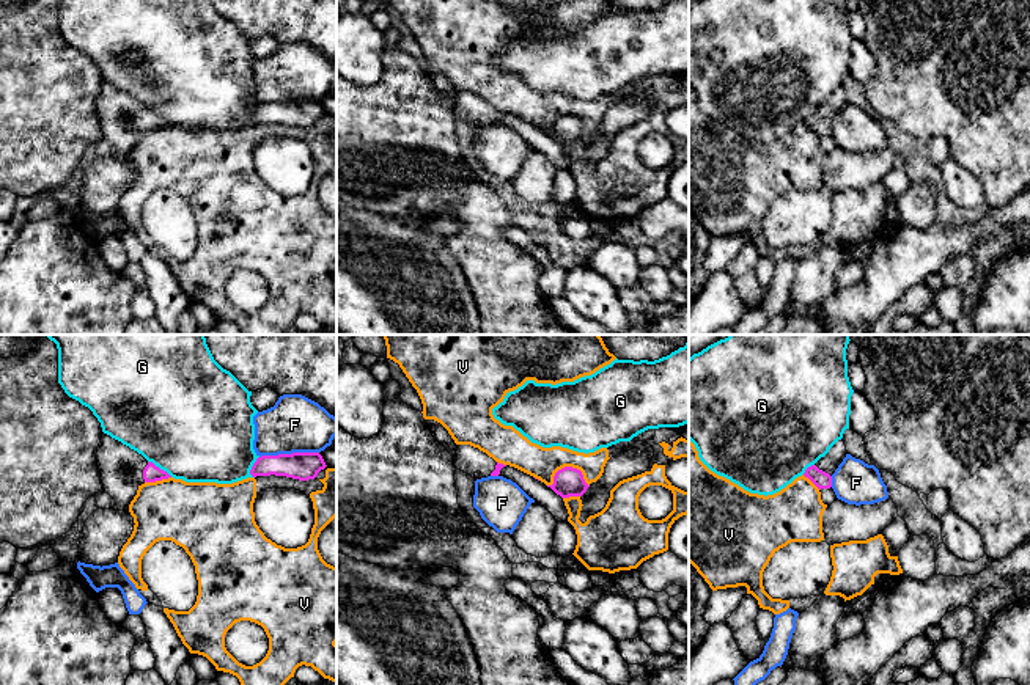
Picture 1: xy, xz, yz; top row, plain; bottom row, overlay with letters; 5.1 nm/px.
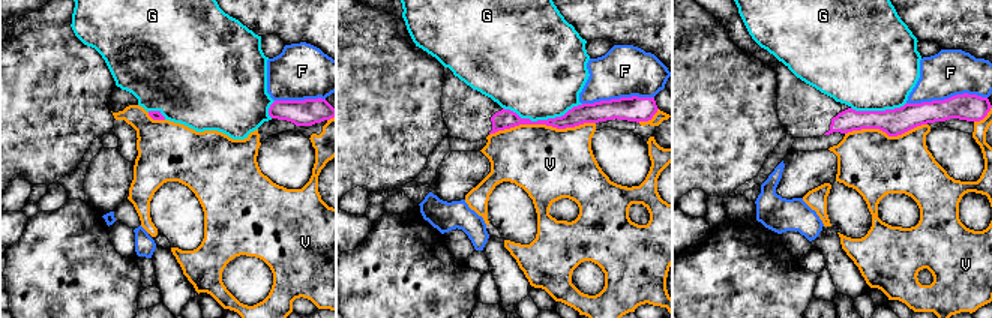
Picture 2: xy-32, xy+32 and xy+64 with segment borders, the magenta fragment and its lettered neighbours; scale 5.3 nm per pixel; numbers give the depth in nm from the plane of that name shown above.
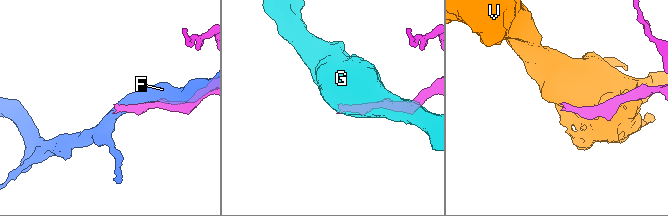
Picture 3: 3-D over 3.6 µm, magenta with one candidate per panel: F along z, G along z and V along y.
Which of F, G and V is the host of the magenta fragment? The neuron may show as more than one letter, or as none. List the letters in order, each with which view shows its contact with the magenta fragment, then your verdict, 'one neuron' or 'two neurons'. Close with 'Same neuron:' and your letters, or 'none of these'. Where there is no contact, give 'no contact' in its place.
F: xy | two neurons
G: xy | two neurons
V: xz | two neurons
Same neuron: none of these

